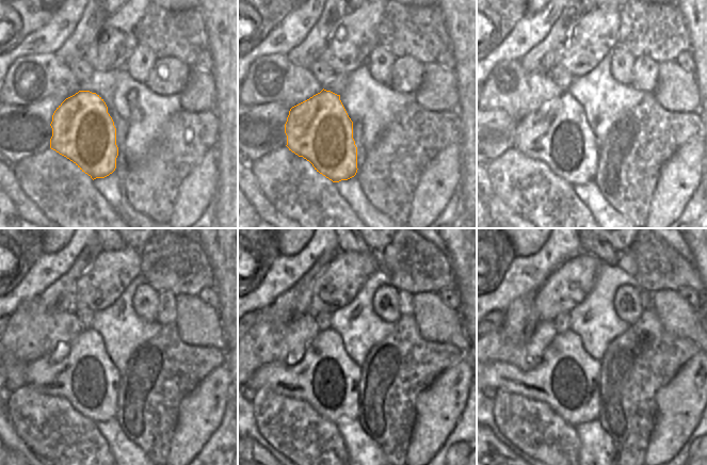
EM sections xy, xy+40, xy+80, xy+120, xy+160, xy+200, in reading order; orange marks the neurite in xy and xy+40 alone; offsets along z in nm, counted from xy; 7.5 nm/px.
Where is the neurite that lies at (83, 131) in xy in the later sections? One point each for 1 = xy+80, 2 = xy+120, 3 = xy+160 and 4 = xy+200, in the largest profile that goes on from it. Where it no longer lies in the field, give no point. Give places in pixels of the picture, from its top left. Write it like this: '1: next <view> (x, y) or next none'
1: next xy+80 (557, 133)
2: next xy+120 (86, 378)
3: next xy+160 (326, 378)
4: next xy+200 (567, 379)

